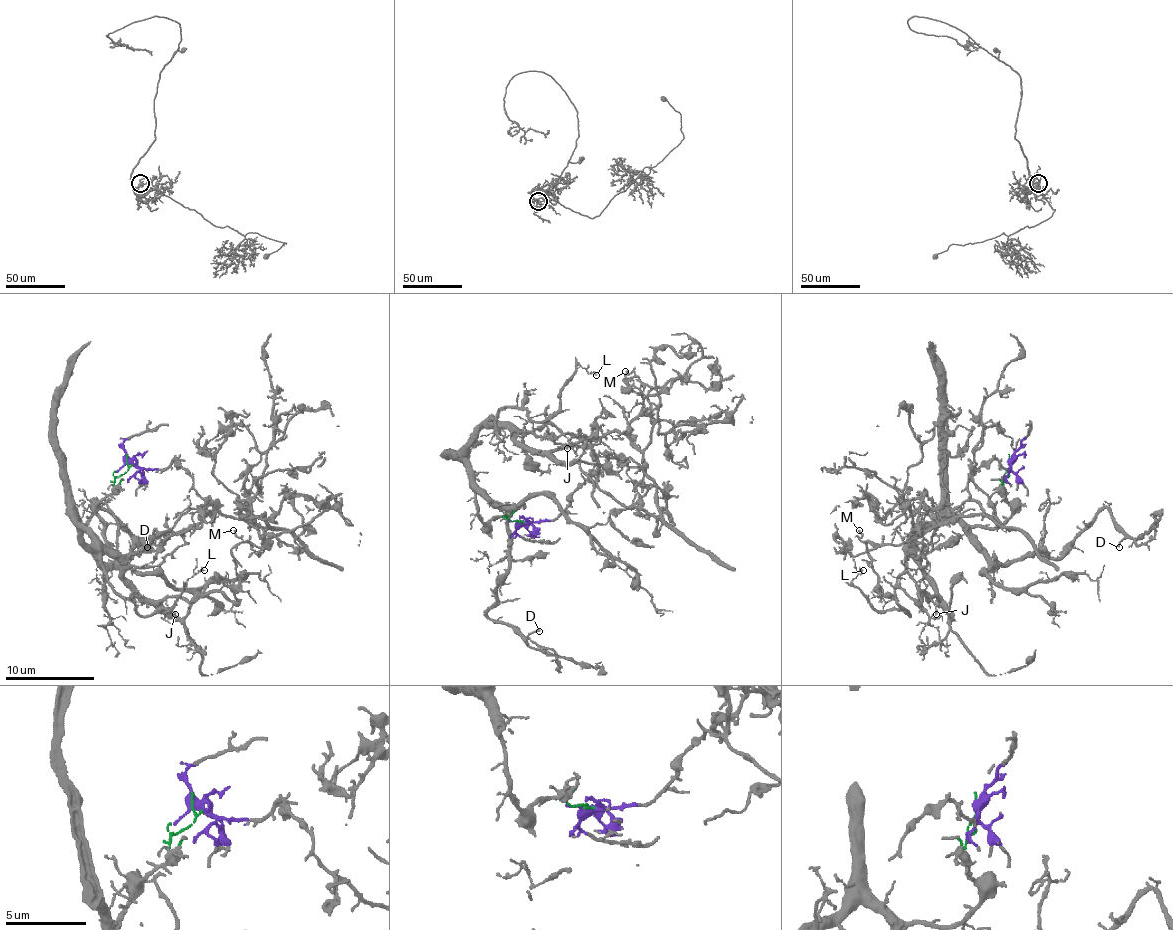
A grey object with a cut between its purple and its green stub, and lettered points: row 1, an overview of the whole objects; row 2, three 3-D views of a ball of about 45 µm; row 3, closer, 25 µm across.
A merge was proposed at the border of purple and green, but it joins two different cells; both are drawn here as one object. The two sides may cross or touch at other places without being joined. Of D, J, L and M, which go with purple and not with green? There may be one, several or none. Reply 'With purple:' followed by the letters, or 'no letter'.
With purple: M

